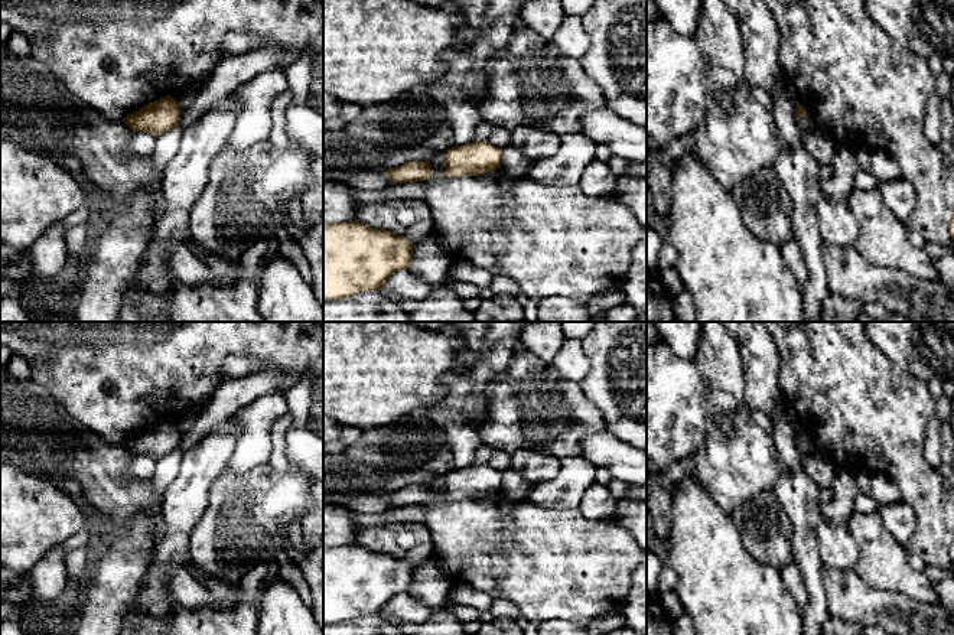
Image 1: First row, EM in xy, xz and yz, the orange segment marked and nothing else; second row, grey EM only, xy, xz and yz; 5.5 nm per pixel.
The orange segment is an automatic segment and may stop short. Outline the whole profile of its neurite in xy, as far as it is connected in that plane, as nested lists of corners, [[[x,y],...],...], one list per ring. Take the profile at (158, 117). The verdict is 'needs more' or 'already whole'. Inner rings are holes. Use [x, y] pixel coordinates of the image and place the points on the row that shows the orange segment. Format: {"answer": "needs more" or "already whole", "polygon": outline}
{"answer": "already whole", "polygon": [[[166,95],[162,100],[150,102],[139,111],[128,114],[124,121],[133,133],[144,131],[159,137],[160,134],[179,126],[180,107],[175,98]]]}

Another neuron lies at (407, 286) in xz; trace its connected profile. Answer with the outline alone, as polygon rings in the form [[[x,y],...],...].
[[[400,270],[387,279],[382,289],[397,294],[400,302],[410,302],[426,299],[430,294],[432,286],[410,270]]]

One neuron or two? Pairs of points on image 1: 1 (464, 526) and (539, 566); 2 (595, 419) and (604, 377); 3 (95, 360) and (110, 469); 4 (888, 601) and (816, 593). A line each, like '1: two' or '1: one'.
1: one
2: two
3: two
4: two

